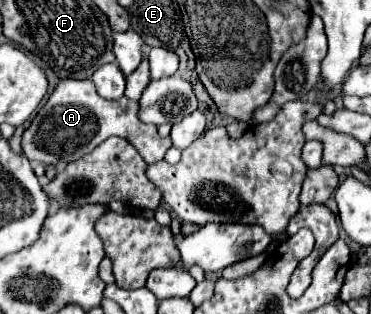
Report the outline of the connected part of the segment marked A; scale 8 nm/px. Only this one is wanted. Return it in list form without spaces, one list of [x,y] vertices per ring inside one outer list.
[[[61,79],[49,101],[39,109],[31,125],[25,129],[21,137],[21,149],[29,161],[41,163],[61,163],[61,161],[75,161],[85,153],[93,151],[101,145],[107,137],[123,137],[127,139],[147,163],[161,161],[165,151],[171,147],[171,139],[163,139],[157,133],[155,125],[141,123],[137,117],[139,103],[127,97],[119,101],[107,101],[97,95],[93,81],[85,79]]]

